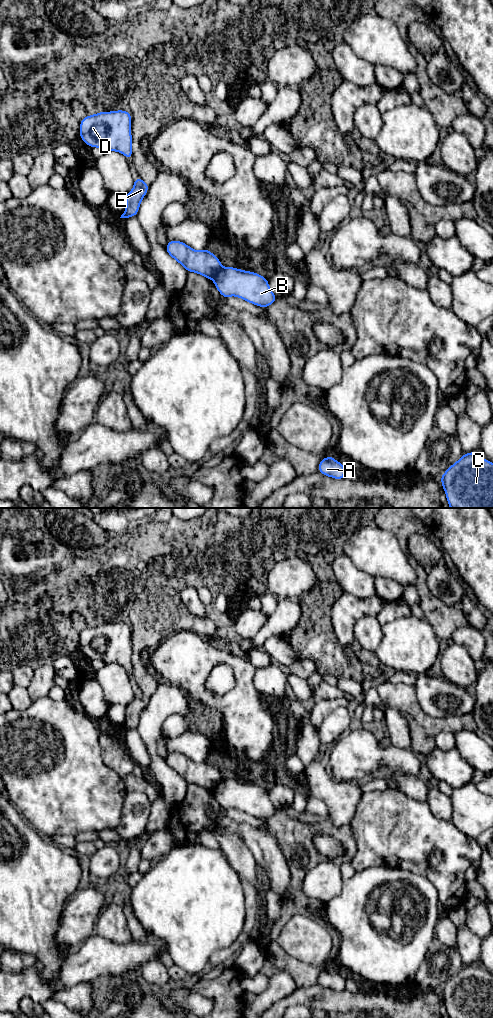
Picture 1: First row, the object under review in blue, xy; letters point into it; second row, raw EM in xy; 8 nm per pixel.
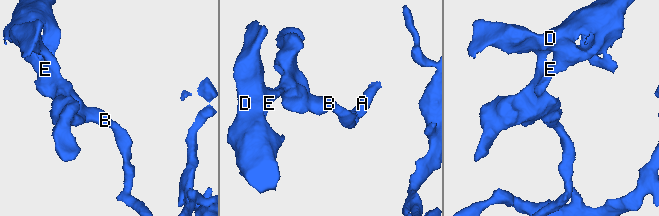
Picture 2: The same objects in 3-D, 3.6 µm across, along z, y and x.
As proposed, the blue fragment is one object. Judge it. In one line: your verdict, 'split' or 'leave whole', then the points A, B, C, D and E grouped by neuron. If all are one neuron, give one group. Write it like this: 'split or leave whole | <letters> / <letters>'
split | A B C / D E

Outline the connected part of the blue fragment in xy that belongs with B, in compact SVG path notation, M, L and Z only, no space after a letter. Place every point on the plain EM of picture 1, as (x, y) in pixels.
M222 779L213 793L224 810L239 809L264 821L277 811L268 796L268 791L255 784Z

